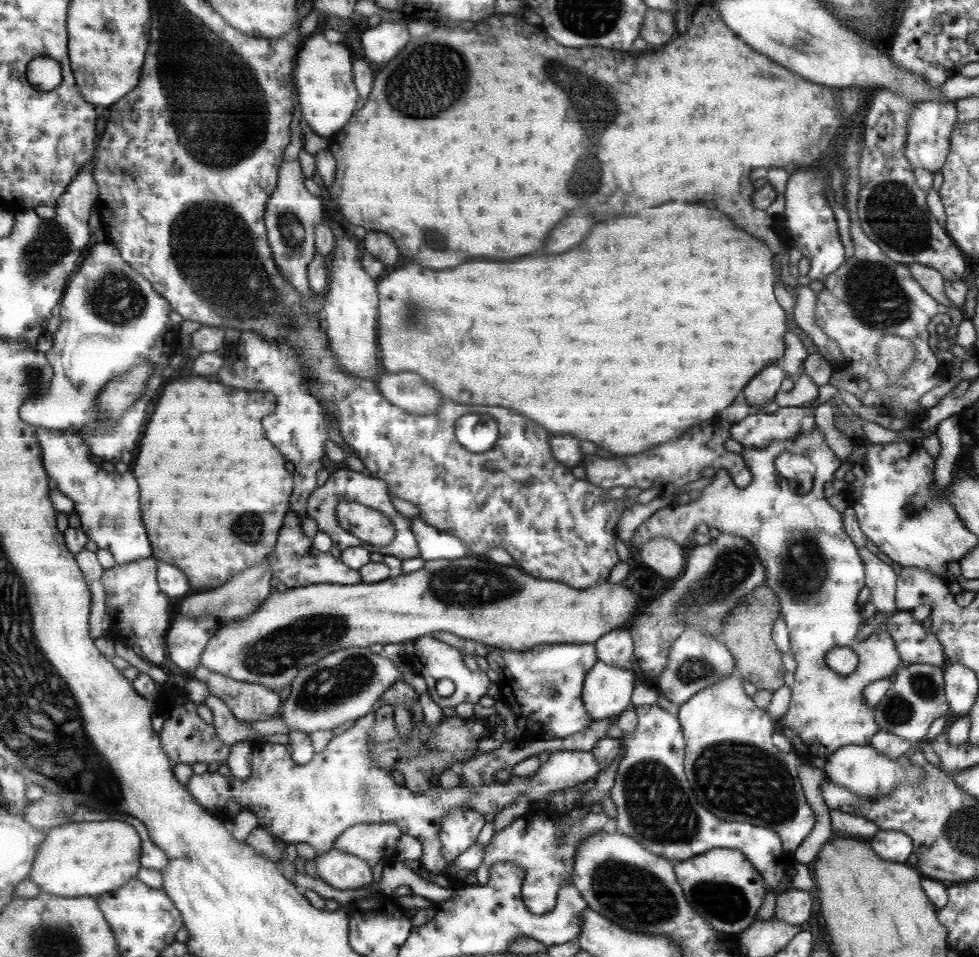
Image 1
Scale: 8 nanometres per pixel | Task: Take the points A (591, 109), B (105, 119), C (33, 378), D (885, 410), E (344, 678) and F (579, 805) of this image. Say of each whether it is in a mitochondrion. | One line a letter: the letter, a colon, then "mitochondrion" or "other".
A: mitochondrion
B: other
C: mitochondrion
D: other
E: mitochondrion
F: other

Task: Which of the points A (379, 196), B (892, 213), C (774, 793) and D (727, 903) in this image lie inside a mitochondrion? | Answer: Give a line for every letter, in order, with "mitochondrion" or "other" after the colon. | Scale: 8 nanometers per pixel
A: other
B: mitochondrion
C: mitochondrion
D: mitochondrion

